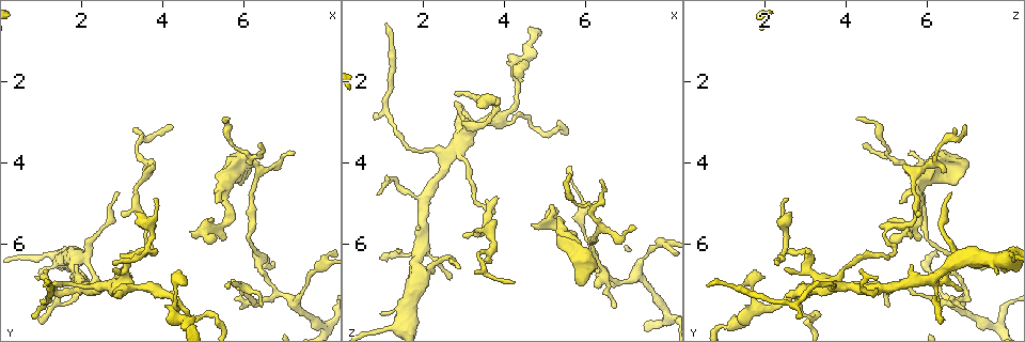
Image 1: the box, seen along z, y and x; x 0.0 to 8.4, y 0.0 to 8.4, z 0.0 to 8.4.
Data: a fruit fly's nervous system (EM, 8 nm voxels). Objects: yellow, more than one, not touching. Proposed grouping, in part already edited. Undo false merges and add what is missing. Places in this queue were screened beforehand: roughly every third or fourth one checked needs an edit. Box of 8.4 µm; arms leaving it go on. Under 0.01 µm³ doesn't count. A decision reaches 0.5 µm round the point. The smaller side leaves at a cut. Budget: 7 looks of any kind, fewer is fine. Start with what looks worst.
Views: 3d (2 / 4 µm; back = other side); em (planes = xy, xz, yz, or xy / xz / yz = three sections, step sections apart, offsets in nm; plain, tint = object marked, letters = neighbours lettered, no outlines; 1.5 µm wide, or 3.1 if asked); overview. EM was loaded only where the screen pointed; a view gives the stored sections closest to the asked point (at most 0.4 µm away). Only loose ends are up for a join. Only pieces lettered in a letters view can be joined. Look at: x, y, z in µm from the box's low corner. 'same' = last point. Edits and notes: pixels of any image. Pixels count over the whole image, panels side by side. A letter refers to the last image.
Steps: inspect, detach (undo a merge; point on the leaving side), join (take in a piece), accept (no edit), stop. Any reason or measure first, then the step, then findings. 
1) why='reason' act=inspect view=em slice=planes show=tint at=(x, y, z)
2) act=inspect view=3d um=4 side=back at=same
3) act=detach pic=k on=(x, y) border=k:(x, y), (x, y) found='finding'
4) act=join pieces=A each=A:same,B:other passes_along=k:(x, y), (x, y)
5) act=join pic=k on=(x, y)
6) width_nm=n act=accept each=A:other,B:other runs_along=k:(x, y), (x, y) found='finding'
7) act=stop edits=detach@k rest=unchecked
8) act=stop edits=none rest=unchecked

why='four arms meet' act=inspect view=em slice=xz step=4 show=tint at=(7.25, 7.45, 6.70)

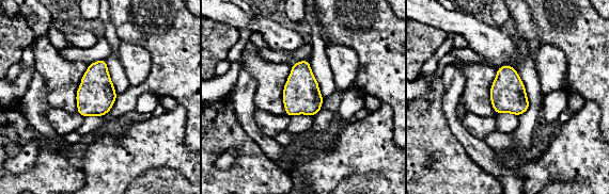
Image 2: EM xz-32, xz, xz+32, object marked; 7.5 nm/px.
why='what lies round it' act=inspect view=em slice=xz step=4 show=letters at=same

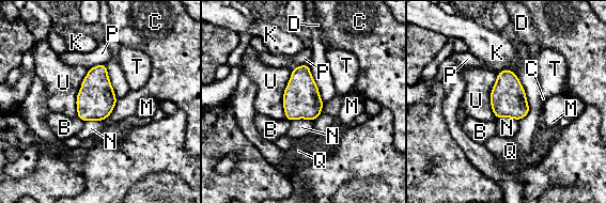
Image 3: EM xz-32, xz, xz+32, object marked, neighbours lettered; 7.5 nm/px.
act=accept each=B:other,C:other,D:other,K:other,M:other,N:other,P:other,Q:other,T:other,U:other border=3:(293, 69), (282, 100), (285, 119) found='one neuron here'

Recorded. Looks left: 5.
why='free end' act=inspect view=em slice=xz step=8 show=letters at=(2.90, 7.25, 2.45)

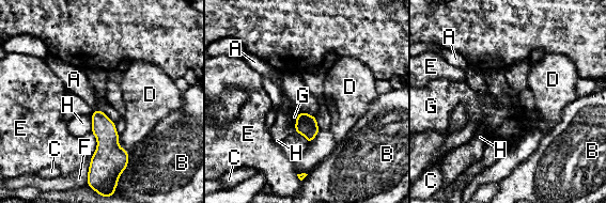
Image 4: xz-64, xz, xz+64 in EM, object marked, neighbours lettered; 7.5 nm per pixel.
act=inspect view=em slice=planes show=letters at=same

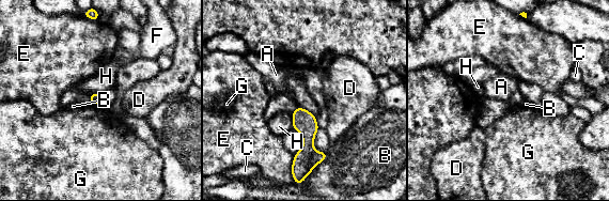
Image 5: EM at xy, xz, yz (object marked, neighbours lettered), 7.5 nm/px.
act=accept each=A:other,B:other,C:other,D:other,E:other,F:other,G:other,H:other border=5:(291, 113), (293, 128) found='no lettered piece goes on from it'

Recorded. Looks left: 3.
why='an open end' act=inspect view=em slice=xy step=4 show=tint at=(2.40, 6.90, 6.35)

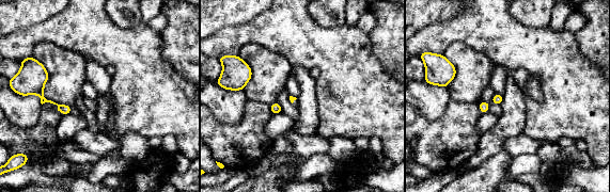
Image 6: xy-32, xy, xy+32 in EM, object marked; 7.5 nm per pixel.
act=inspect view=em slice=planes show=letters at=same

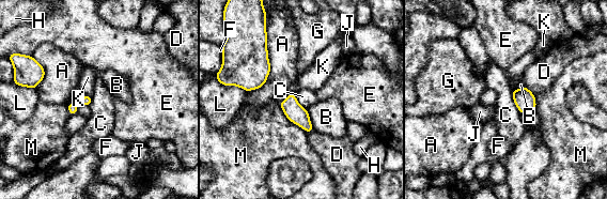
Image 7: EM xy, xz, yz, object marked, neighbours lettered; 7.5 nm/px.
act=join pieces=J each=A:other,B:other,C:other,D:other,E:other,F:other,G:other,H:other,J:same,K:other,L:other,M:other passes_along=7:(296, 113), (293, 94), (292, 89) found='it goes on there'

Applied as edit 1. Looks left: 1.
act=stop edits=join@7 rest=unchecked

